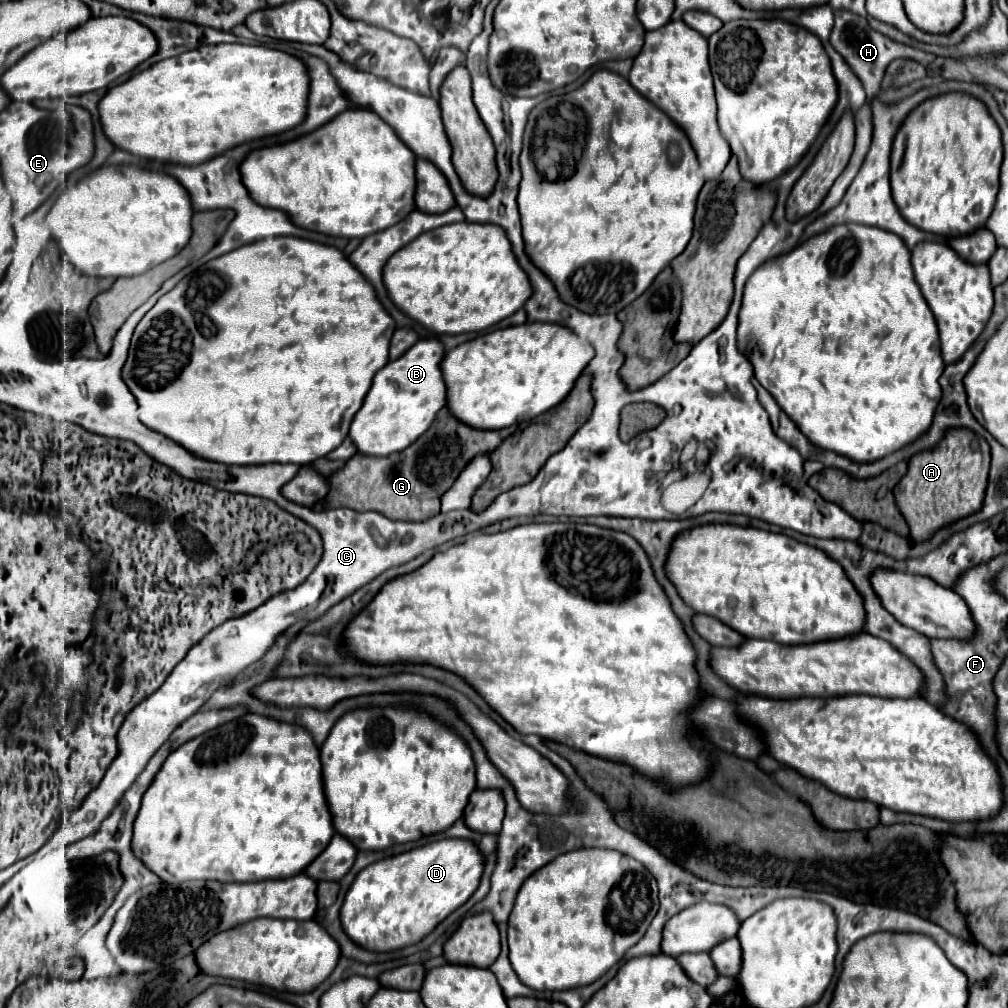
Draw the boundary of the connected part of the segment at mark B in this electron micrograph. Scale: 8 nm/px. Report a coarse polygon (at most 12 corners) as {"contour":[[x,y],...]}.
{"contour":[[418,340],[376,372],[348,432],[400,452],[444,406],[444,348]]}

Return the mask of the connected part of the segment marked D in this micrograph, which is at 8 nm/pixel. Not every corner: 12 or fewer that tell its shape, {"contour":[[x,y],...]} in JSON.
{"contour":[[444,838],[366,866],[342,924],[368,950],[420,942],[480,886]]}

